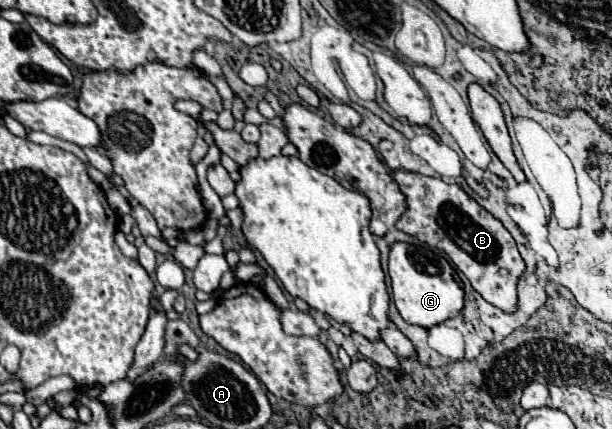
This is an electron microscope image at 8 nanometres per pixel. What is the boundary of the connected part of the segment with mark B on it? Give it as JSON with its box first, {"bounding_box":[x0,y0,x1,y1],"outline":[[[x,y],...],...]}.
{"bounding_box":[394,170,526,312],"outline":[[[402,170],[394,172],[394,180],[400,184],[408,202],[396,228],[416,236],[428,246],[444,250],[486,302],[504,312],[516,312],[518,282],[526,270],[526,262],[504,224],[470,198],[460,184],[448,184],[440,178]]]}

